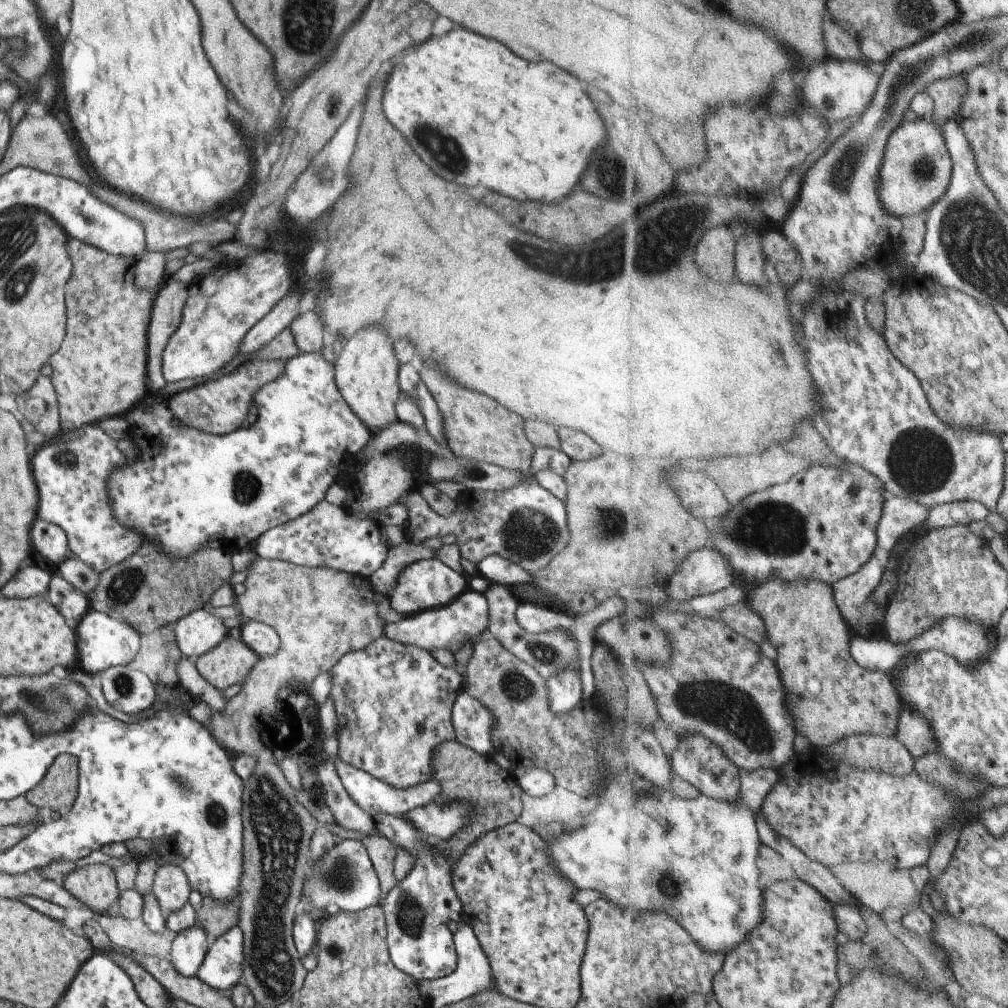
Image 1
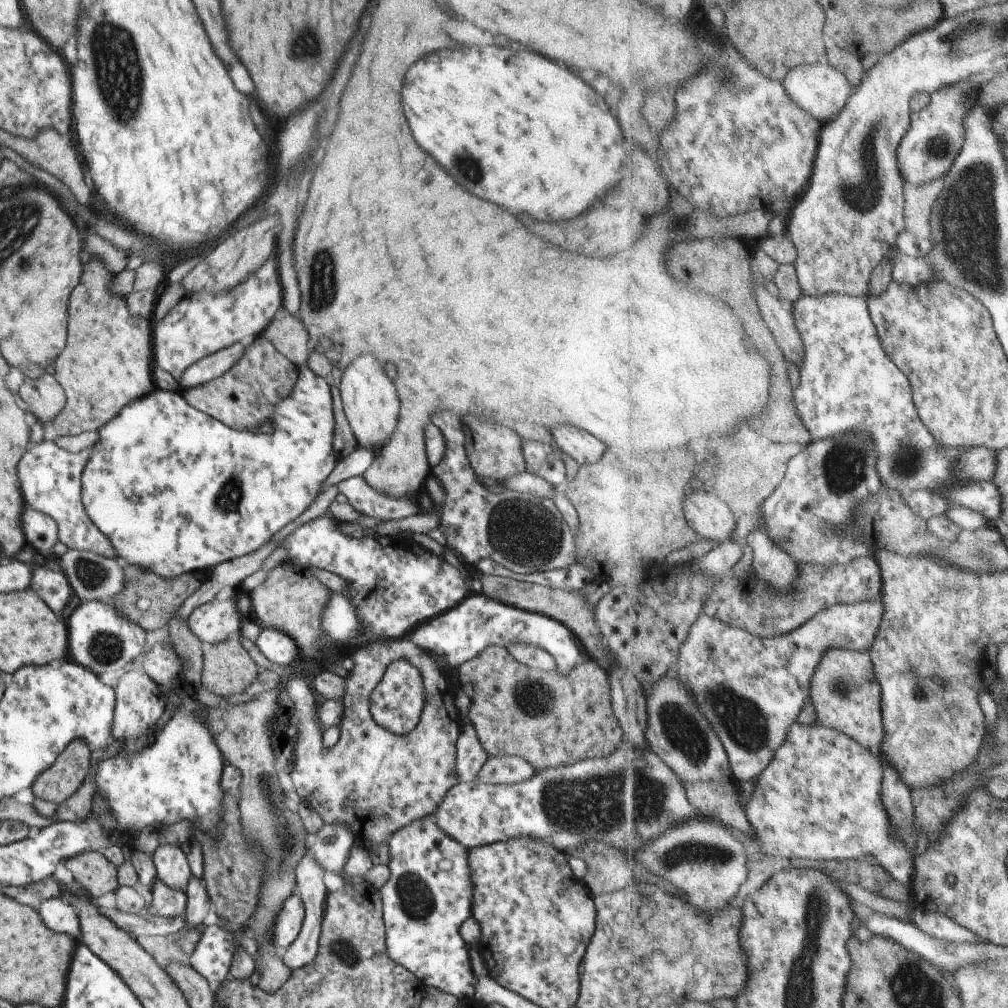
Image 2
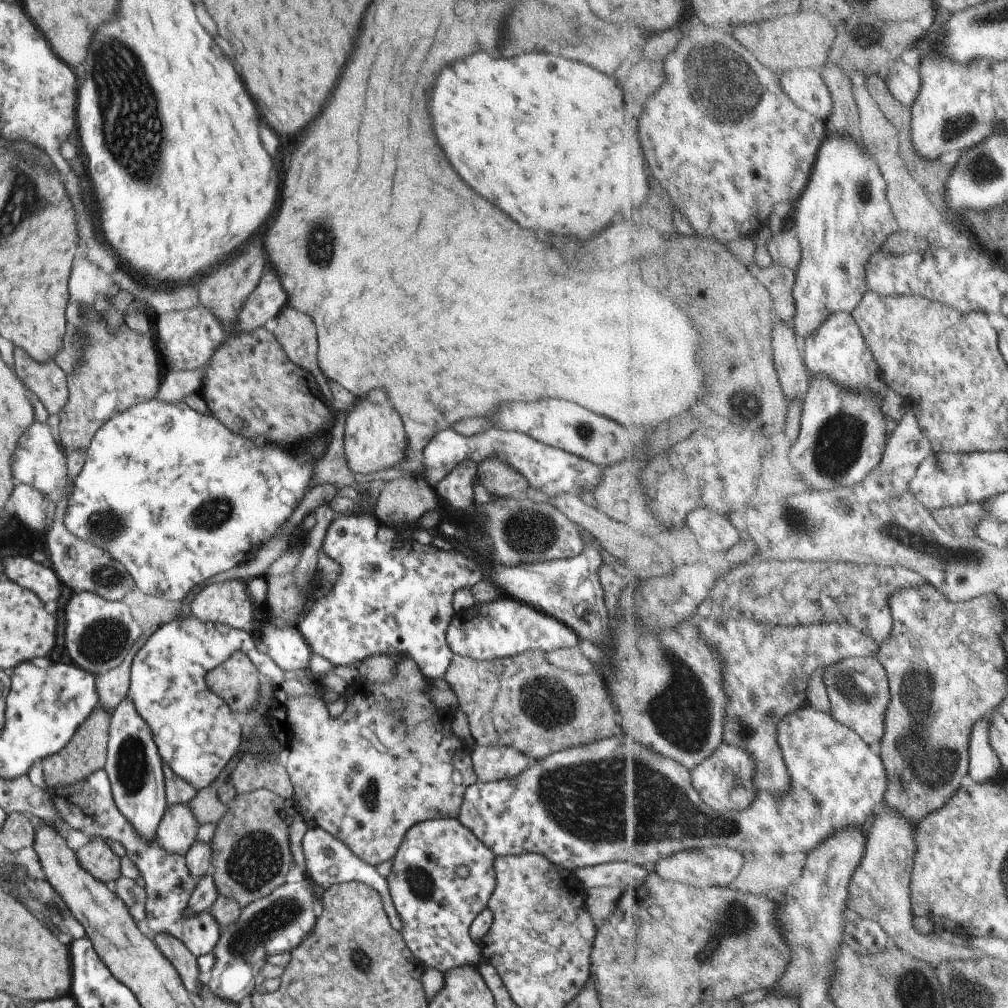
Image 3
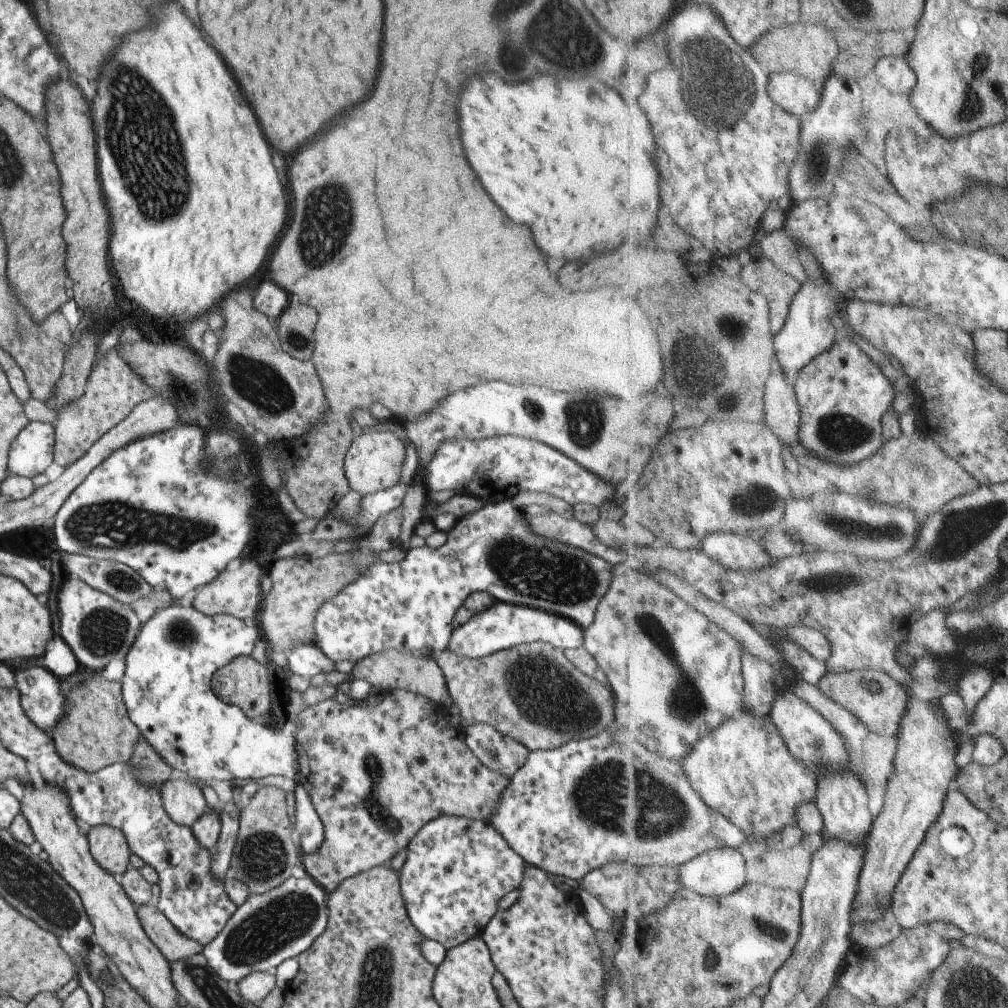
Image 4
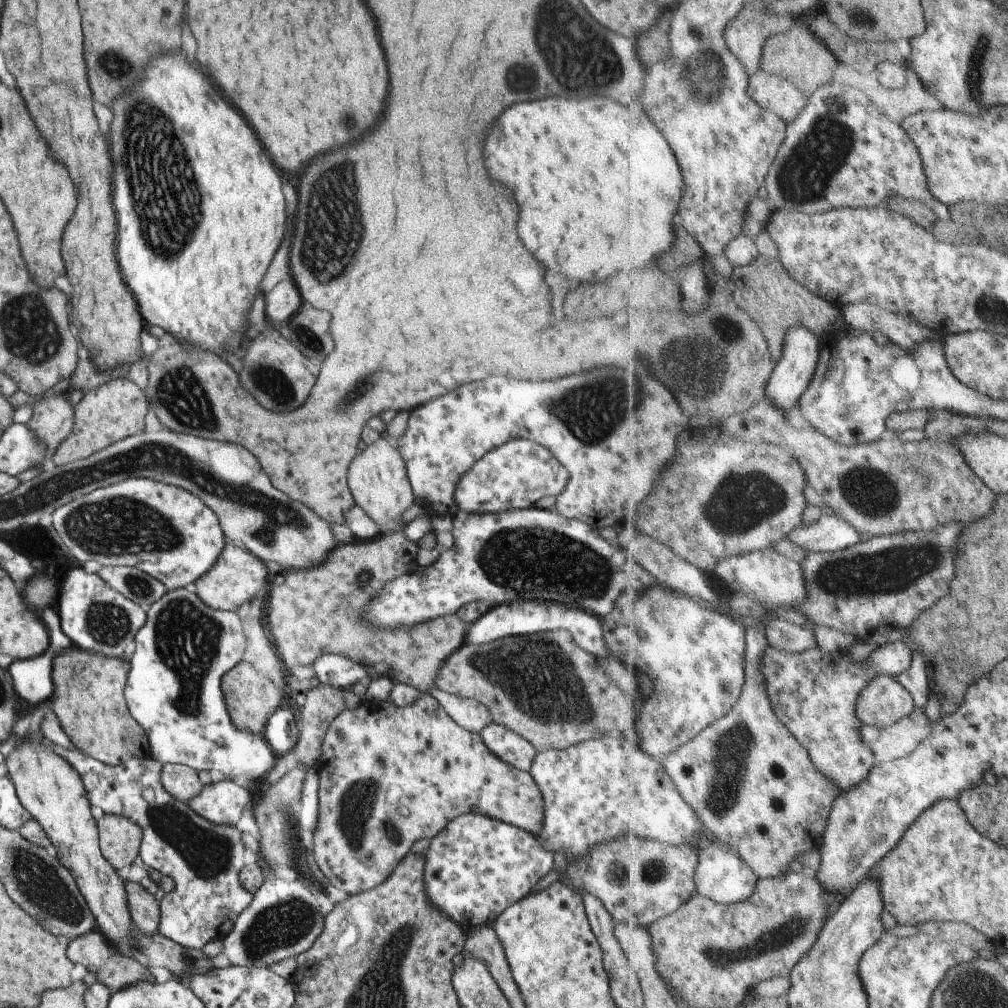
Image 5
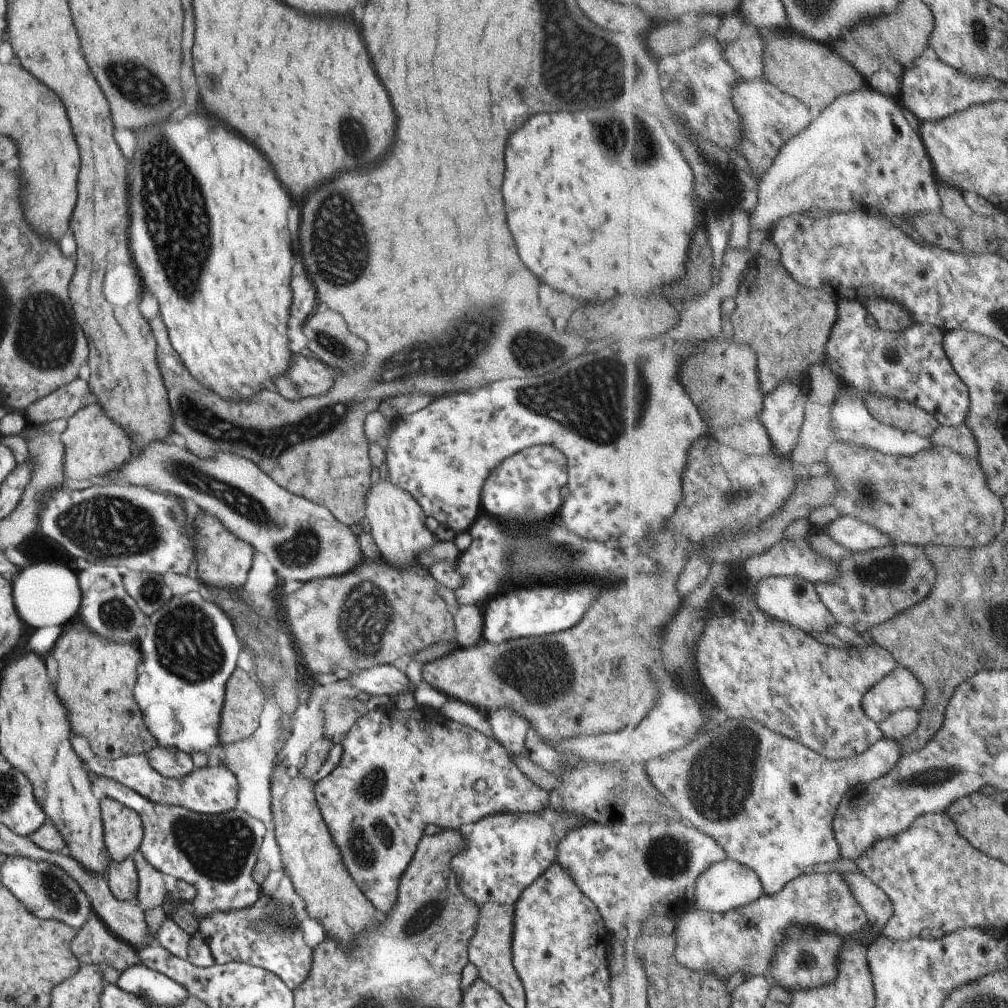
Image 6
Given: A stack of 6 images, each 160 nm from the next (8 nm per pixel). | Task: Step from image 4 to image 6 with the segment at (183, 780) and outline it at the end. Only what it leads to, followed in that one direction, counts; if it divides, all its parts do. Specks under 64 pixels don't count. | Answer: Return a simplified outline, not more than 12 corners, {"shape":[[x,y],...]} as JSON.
{"shape":[[157,745],[144,753],[164,777],[179,778],[194,768],[188,754]]}

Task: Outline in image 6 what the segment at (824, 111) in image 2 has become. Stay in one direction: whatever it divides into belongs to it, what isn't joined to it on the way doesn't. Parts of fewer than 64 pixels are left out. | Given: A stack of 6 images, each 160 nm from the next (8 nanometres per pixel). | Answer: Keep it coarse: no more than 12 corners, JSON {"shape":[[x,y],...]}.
{"shape":[[767,78],[732,90],[747,133],[740,150],[759,183],[815,120]]}

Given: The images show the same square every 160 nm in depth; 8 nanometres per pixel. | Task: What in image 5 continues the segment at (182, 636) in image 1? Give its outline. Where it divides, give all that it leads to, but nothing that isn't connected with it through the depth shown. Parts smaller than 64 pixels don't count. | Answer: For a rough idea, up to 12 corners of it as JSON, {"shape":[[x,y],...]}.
{"shape":[[225,543],[195,594],[212,609],[231,611],[256,597],[266,567]]}

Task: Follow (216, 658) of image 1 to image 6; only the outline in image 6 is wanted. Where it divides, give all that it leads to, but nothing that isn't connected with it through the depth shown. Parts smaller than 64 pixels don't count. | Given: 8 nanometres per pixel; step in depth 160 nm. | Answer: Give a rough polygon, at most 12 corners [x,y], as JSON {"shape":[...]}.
{"shape":[[239,667],[226,682],[218,722],[221,744],[256,728],[263,693]]}

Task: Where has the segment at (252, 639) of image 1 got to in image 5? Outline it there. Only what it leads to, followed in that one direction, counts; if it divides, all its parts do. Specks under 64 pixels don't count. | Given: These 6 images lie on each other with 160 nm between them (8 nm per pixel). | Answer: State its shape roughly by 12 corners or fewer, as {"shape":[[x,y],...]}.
{"shape":[[341,655],[309,662],[319,683],[349,690],[371,682],[361,663]]}

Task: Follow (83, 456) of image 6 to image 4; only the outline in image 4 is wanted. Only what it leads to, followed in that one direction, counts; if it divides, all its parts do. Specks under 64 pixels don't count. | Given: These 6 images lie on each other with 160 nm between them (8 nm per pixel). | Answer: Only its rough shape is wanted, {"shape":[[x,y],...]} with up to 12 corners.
{"shape":[[114,350],[57,412],[64,468],[154,395]]}

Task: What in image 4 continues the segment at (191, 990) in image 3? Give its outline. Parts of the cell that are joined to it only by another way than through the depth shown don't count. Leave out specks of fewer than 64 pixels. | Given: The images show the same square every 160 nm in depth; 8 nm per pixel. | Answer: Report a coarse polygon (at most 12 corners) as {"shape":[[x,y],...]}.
{"shape":[[151,901],[135,912],[147,938],[169,962],[202,952]]}

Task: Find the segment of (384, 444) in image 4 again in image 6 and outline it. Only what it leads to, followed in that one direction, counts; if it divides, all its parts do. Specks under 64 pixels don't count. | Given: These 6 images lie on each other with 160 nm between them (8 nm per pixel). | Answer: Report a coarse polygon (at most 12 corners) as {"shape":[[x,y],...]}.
{"shape":[[386,476],[364,499],[380,556],[407,569],[435,544],[415,498]]}

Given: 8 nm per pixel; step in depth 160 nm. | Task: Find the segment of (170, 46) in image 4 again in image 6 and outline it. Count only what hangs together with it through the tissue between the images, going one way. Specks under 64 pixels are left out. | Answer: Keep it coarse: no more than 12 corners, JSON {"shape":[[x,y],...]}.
{"shape":[[215,118],[137,134],[129,250],[171,348],[285,374],[291,206]]}

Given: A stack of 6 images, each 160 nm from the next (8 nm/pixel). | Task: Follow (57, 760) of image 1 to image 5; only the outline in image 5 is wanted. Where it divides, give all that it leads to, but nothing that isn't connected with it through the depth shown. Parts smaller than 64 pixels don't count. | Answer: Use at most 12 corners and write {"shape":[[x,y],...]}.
{"shape":[[73,644],[53,660],[53,712],[108,765],[150,757],[122,657]]}

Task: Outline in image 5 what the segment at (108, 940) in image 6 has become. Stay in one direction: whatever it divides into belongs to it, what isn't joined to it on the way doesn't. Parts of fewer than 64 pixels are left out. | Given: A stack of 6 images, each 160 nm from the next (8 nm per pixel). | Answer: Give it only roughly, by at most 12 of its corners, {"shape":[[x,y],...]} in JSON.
{"shape":[[97,928],[70,939],[66,955],[111,992],[154,980]]}

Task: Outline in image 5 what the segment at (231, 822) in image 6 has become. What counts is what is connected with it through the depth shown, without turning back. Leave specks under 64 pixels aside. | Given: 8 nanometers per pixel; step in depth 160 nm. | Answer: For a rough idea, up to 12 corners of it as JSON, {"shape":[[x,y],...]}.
{"shape":[[51,745],[91,806],[139,826],[143,864],[175,884],[156,930],[222,939],[253,895],[239,824],[175,800],[161,763],[108,765]]}

